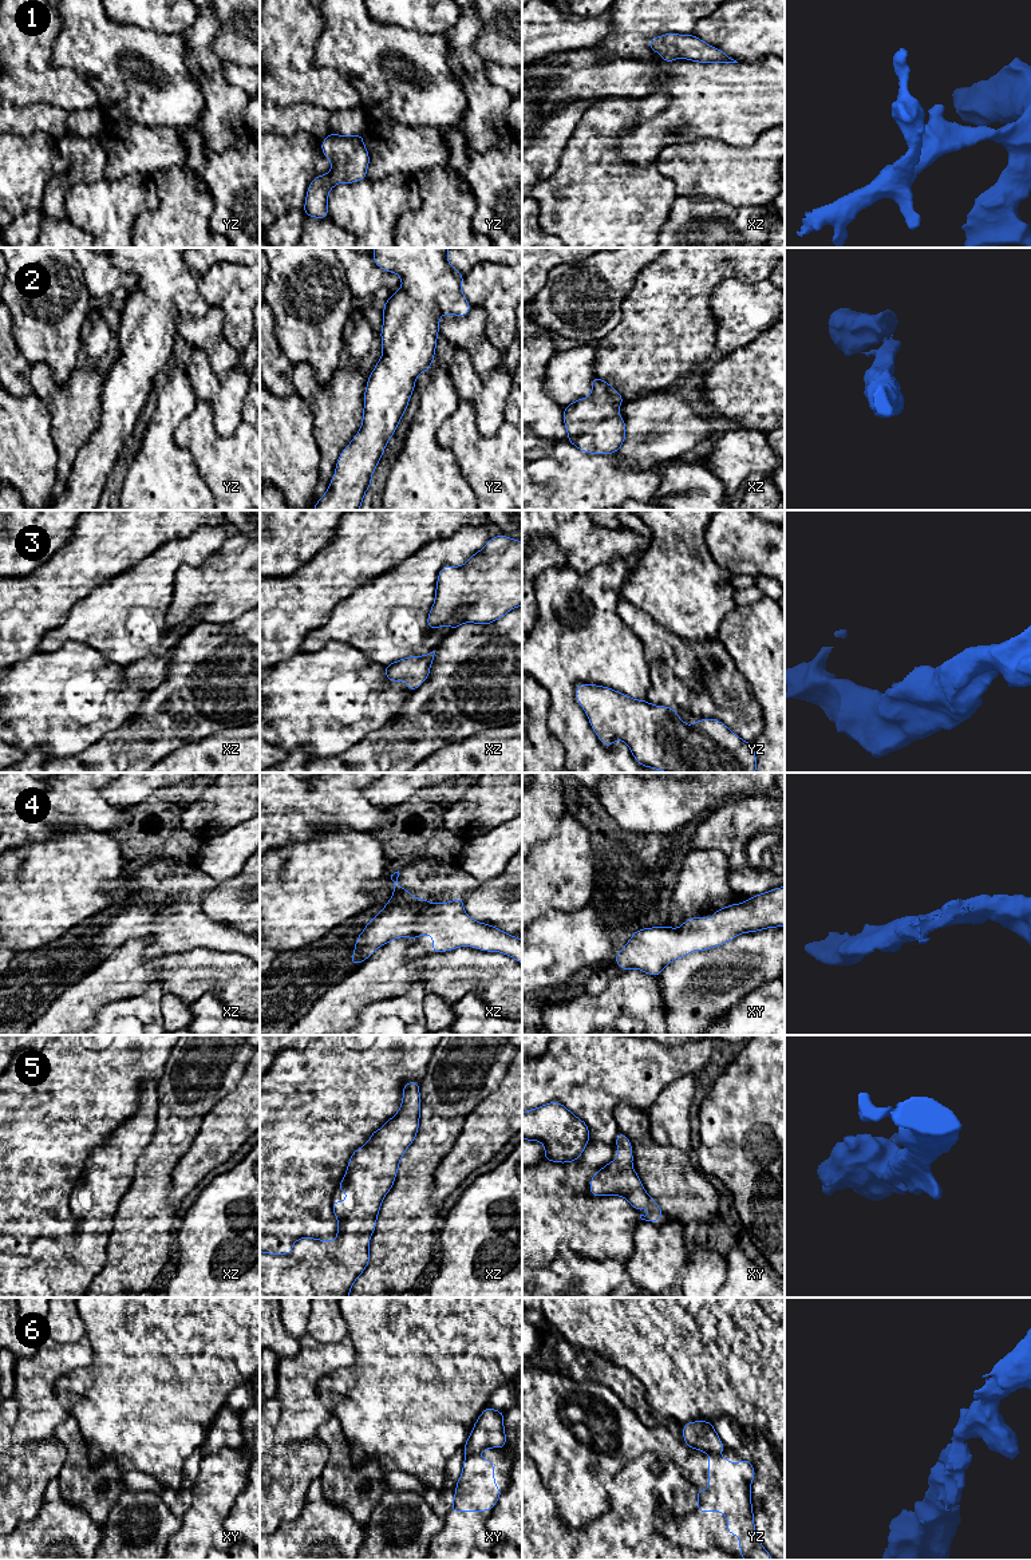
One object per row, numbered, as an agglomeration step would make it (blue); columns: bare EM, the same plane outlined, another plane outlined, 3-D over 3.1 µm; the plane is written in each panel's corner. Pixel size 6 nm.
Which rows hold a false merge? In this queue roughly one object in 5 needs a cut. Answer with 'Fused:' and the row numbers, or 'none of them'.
Fused: 6

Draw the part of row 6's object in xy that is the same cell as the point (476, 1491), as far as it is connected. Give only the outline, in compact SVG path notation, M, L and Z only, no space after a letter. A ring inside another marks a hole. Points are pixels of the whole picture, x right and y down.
M466 1454L450 1510L487 1512L495 1506L502 1492L495 1488L493 1462L475 1454Z

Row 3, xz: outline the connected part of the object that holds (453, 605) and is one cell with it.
M501 534L490 538L462 566L443 566L438 574L435 601L427 617L428 628L437 629L449 624L454 631L463 623L486 625L522 605L521 562L522 541Z

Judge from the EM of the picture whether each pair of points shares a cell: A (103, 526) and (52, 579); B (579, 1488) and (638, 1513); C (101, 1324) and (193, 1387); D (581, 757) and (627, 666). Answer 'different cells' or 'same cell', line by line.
A: same cell
B: different cells
C: same cell
D: same cell

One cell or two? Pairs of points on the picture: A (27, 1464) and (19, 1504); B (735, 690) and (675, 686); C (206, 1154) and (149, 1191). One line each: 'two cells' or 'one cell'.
A: one cell
B: one cell
C: two cells

